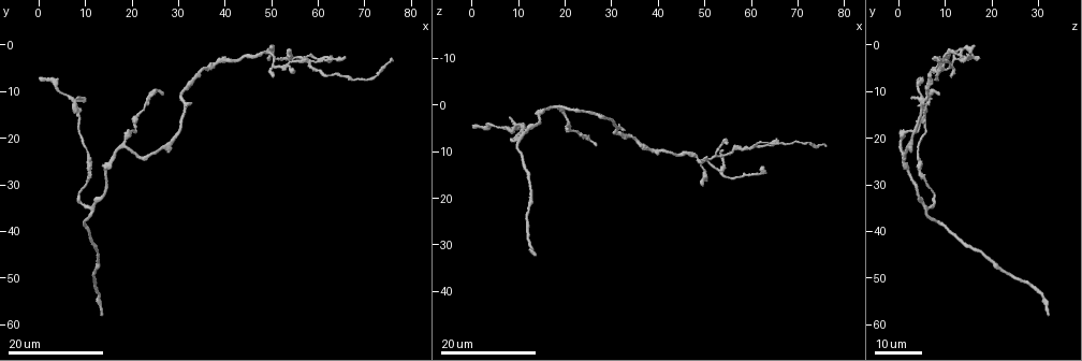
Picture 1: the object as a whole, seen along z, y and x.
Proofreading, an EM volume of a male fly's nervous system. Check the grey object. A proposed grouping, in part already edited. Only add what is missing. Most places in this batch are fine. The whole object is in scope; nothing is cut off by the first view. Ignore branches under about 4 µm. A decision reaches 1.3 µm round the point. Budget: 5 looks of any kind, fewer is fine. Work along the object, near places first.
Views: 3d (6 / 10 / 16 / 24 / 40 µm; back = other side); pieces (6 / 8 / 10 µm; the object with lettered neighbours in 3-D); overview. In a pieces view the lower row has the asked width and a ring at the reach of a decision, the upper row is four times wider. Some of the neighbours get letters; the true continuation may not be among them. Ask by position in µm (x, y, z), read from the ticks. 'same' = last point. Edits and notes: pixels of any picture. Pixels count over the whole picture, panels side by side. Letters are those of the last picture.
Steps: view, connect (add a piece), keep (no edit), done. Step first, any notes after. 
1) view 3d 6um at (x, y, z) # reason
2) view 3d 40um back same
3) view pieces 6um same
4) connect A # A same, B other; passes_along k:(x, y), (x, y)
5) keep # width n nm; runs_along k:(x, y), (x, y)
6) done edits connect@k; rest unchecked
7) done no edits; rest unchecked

view 3d 24um at (50.5, 7.0, 11.0) # branch stops here

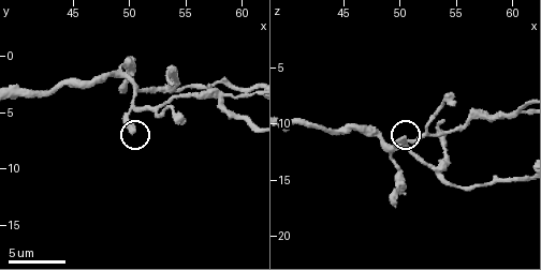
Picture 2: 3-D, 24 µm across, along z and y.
view pieces 8um at (50.2, 7.0, 11.2) # see the neighbours

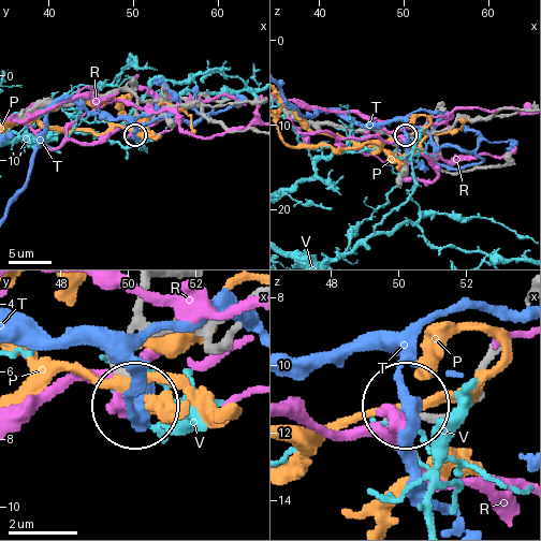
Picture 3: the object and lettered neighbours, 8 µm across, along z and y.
keep # width 390 nm; P other, R other, T other, V other; none of them fits

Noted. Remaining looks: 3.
view 3d 16um at (76.0, 3.0, 9.0) # long arm stops here

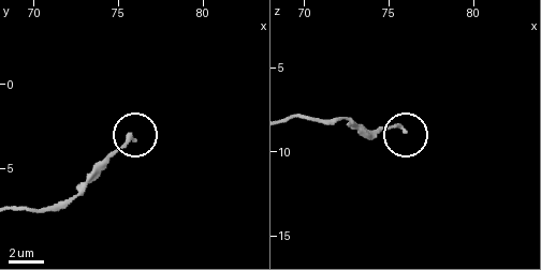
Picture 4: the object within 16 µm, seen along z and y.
view pieces 6um at (75.9, 3.1, 8.6) # what lies round it

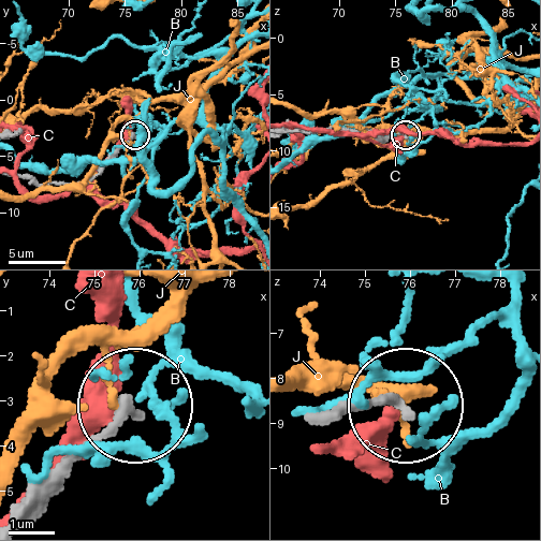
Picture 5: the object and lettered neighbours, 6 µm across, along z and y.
keep # width 260 nm; B other, C other, J other; runs_along 5:(342, 412), (396, 404); none of them fits

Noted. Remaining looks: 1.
done no edits; rest unchecked

